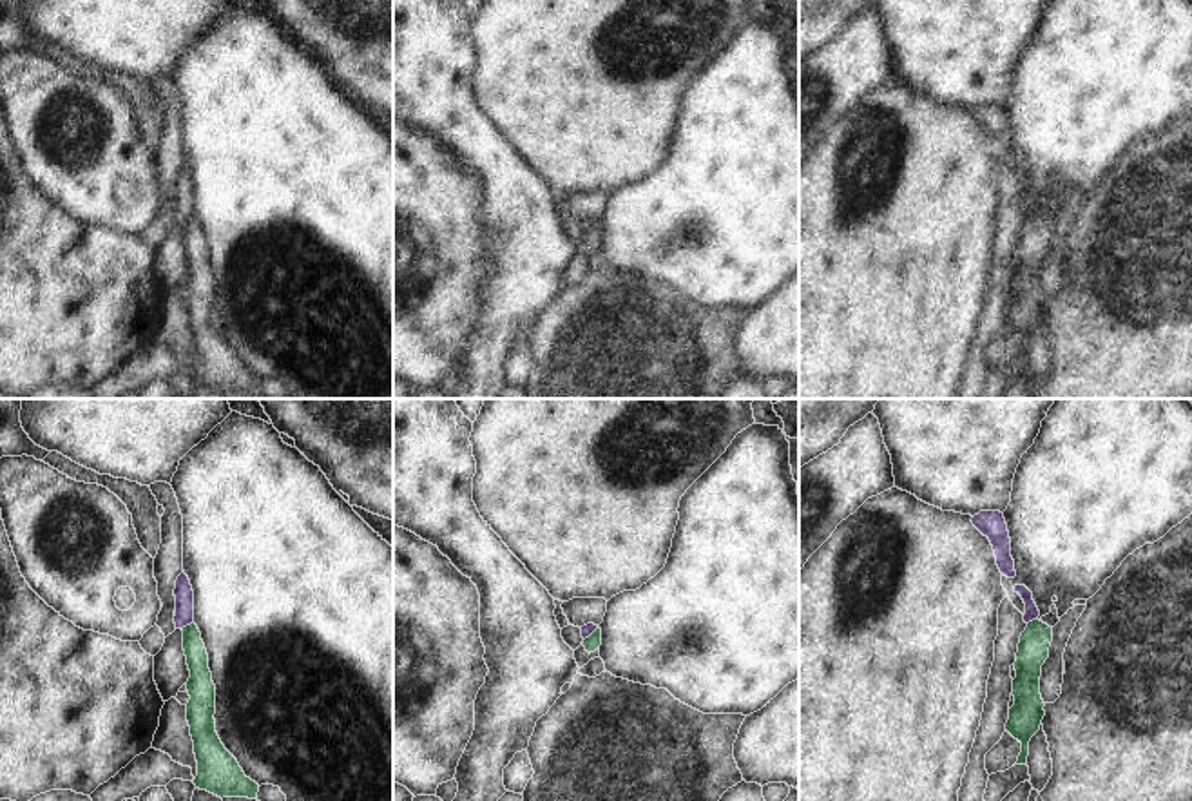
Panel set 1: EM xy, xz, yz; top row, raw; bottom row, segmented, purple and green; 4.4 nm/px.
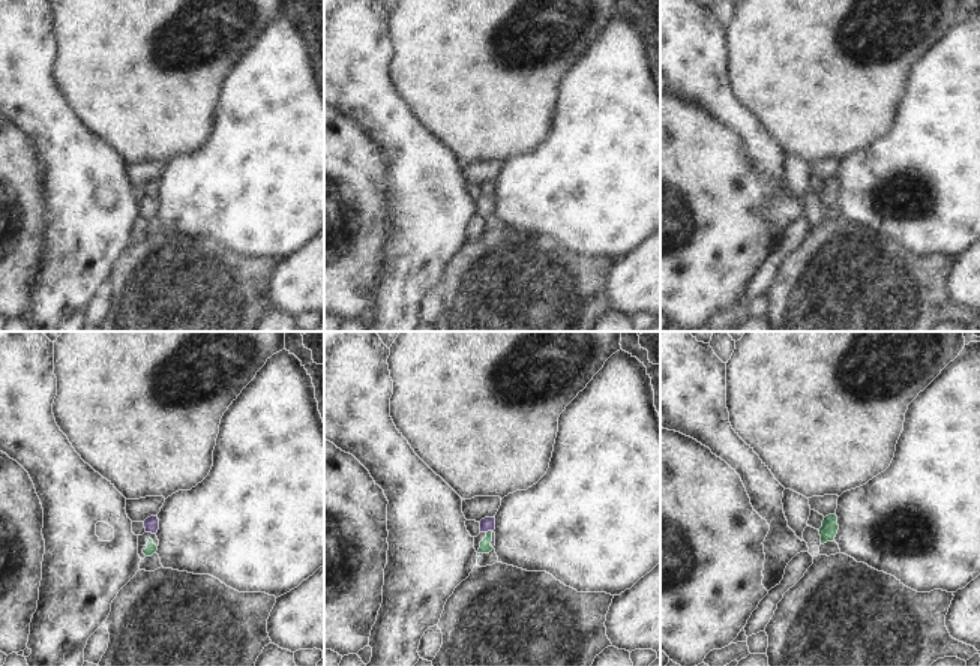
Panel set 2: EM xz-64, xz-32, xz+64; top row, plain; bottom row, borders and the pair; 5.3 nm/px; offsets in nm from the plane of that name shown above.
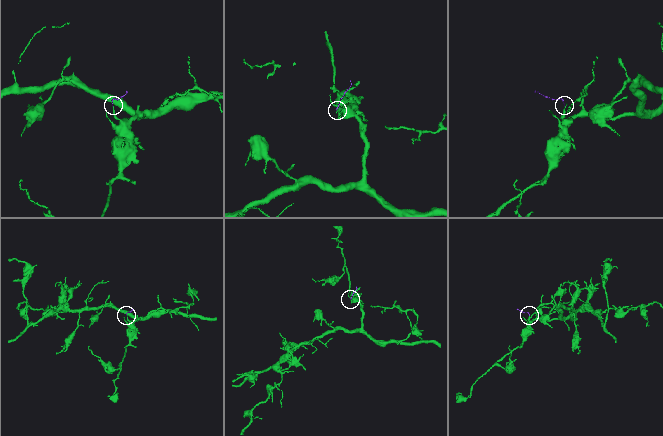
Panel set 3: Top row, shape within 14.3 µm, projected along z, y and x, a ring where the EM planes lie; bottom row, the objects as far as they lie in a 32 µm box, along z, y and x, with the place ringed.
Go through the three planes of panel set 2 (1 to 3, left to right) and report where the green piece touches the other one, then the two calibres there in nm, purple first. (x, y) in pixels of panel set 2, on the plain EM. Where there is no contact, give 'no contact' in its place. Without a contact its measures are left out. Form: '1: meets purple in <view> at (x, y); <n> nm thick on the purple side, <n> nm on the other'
1: no contact
2: meets purple in xz-32 at (488, 194); 80 nm thick on the purple side, 60 nm on the other
3: no contact

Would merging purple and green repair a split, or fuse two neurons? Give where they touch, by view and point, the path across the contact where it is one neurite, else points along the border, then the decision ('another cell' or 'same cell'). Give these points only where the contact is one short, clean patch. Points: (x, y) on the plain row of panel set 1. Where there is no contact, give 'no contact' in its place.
meets purple in xy at (187, 218); border along xy (192, 214), (182, 223); another cell

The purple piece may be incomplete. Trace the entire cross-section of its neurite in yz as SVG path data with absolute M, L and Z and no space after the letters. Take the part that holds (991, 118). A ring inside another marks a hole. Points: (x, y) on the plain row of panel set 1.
M980 105L971 112L971 116L984 130L989 132L1000 167L1007 172L1014 172L1016 165L1014 165L1014 154L1011 150L1011 132L1004 107Z

